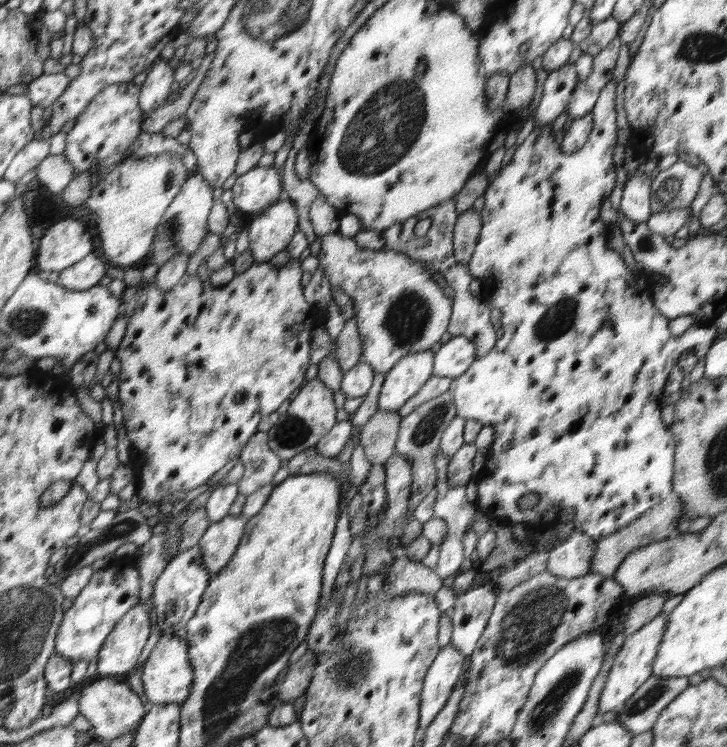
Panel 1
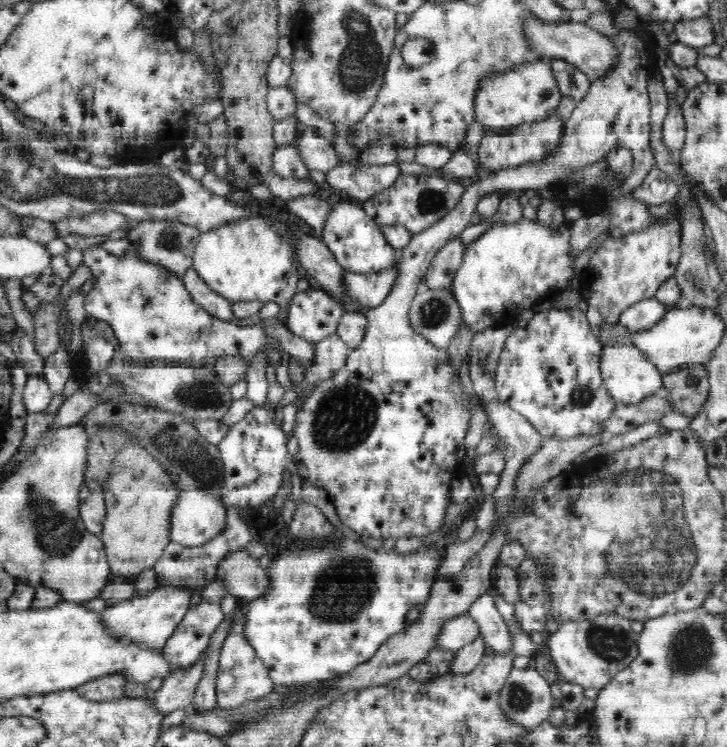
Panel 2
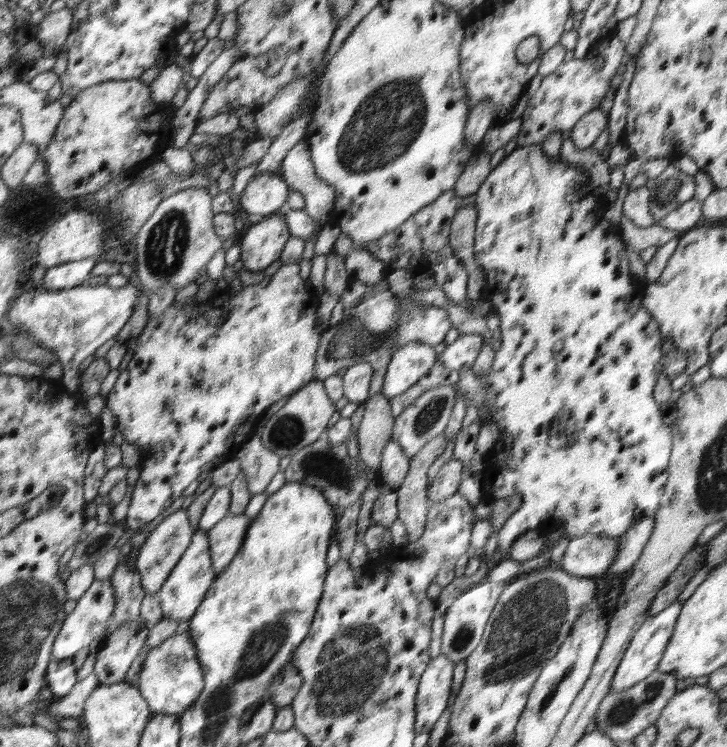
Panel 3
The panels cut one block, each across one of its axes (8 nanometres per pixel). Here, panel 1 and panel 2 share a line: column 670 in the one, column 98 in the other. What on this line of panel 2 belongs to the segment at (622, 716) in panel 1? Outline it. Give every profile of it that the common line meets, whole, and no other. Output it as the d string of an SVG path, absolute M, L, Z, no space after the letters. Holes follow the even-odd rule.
M118 674L90 680L89 683L82 684L75 690L84 699L104 704L104 702L114 702L114 699L126 697L123 693L127 682L122 675Z

